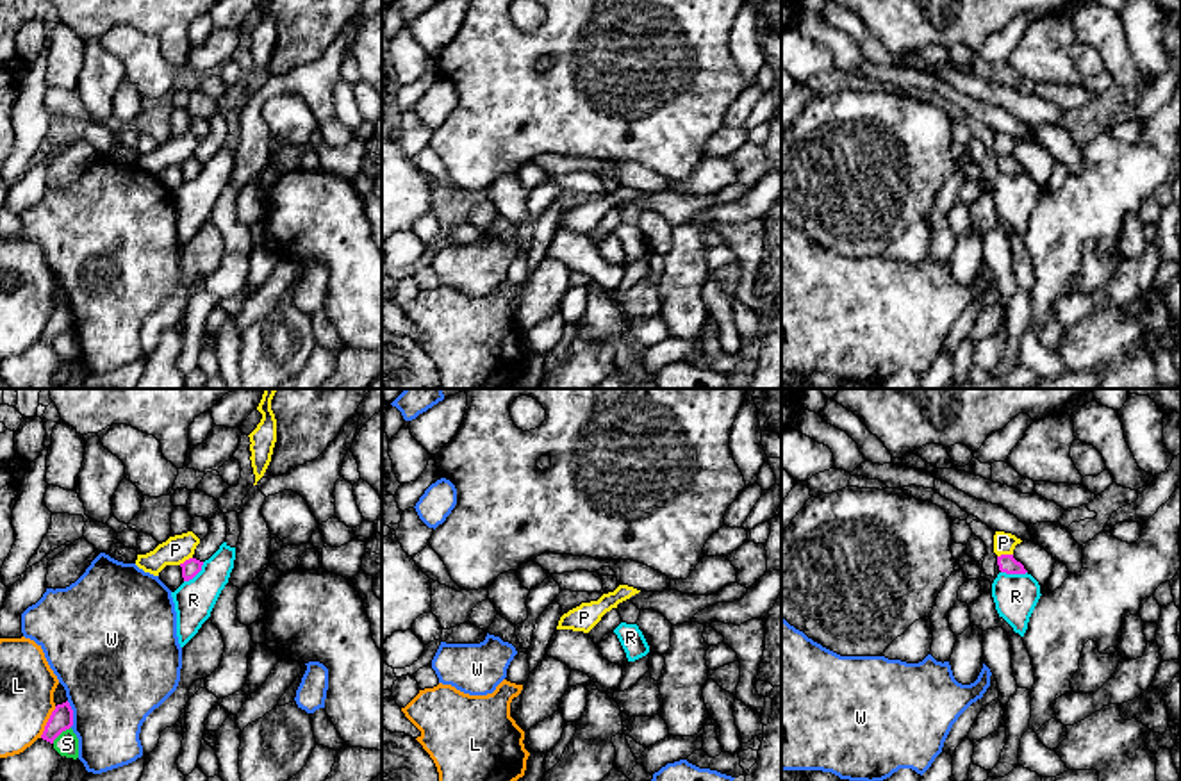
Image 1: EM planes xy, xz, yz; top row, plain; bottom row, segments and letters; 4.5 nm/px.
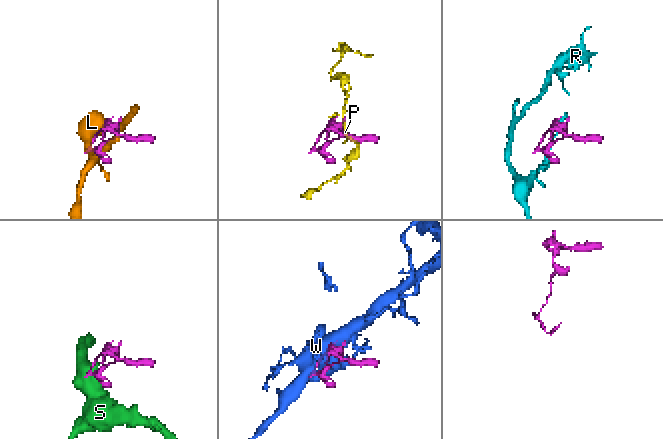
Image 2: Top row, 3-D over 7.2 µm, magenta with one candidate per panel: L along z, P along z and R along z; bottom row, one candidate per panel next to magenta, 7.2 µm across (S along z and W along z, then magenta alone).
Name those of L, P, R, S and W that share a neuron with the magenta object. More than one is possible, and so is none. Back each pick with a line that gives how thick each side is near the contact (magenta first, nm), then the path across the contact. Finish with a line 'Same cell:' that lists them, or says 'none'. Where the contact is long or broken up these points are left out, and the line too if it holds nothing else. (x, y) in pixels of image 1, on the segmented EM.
Same cell: none

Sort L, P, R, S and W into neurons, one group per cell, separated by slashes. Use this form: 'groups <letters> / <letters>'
groups L / P / R / S / W

